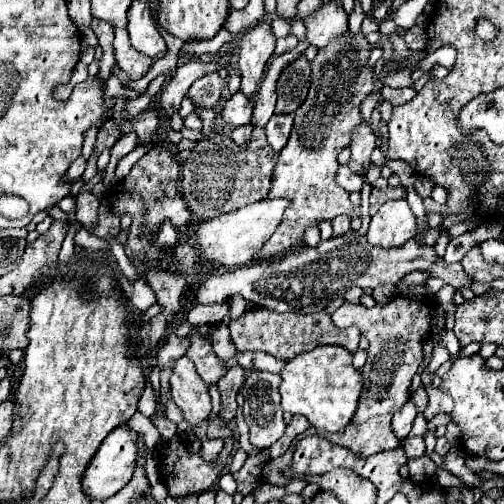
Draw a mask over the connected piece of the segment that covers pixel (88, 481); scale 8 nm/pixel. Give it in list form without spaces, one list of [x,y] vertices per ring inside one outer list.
[[[125,424],[125,426],[117,426],[103,440],[99,452],[95,454],[95,458],[91,460],[91,464],[83,476],[83,490],[87,492],[87,496],[91,496],[93,500],[95,498],[107,500],[113,494],[117,494],[131,480],[131,476],[137,468],[137,438],[139,438],[139,434]]]

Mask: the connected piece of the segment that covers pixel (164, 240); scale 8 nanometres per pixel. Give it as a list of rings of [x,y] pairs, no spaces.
[[[165,222],[165,226],[161,226],[161,230],[157,232],[155,244],[157,246],[175,246],[177,242],[177,232],[173,230],[173,226],[169,226],[169,222]]]

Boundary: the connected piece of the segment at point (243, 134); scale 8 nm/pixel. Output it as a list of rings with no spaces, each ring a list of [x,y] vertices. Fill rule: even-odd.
[[[249,124],[249,126],[239,126],[239,128],[229,128],[227,130],[227,136],[237,144],[237,146],[245,146],[249,140],[251,140],[251,130],[253,130],[253,126]]]

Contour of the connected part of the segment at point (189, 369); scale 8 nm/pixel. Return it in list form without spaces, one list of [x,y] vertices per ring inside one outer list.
[[[183,356],[175,362],[171,376],[171,396],[189,426],[199,426],[211,414],[211,396],[205,382],[195,372],[193,362]]]

